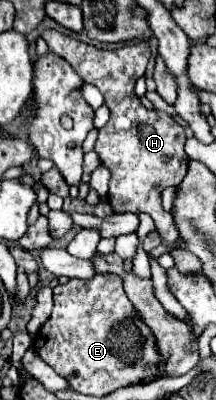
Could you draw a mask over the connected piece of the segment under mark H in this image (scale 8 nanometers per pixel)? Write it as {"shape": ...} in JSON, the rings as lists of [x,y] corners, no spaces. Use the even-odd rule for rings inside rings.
{"shape":[[[46,29],[42,33],[42,39],[48,43],[50,51],[66,59],[86,83],[96,85],[102,91],[106,105],[110,107],[110,121],[102,129],[98,129],[98,139],[94,145],[94,151],[98,153],[102,165],[106,165],[112,171],[108,193],[110,205],[114,207],[114,211],[150,213],[156,223],[156,231],[160,233],[162,245],[174,243],[178,239],[178,231],[174,227],[172,215],[162,211],[160,193],[162,189],[180,183],[186,175],[186,135],[184,129],[168,113],[156,113],[146,109],[134,93],[134,83],[138,77],[144,75],[150,59],[148,43],[142,41],[136,45],[124,45],[118,51],[110,51],[82,43],[74,37],[68,37],[52,29]]]}

